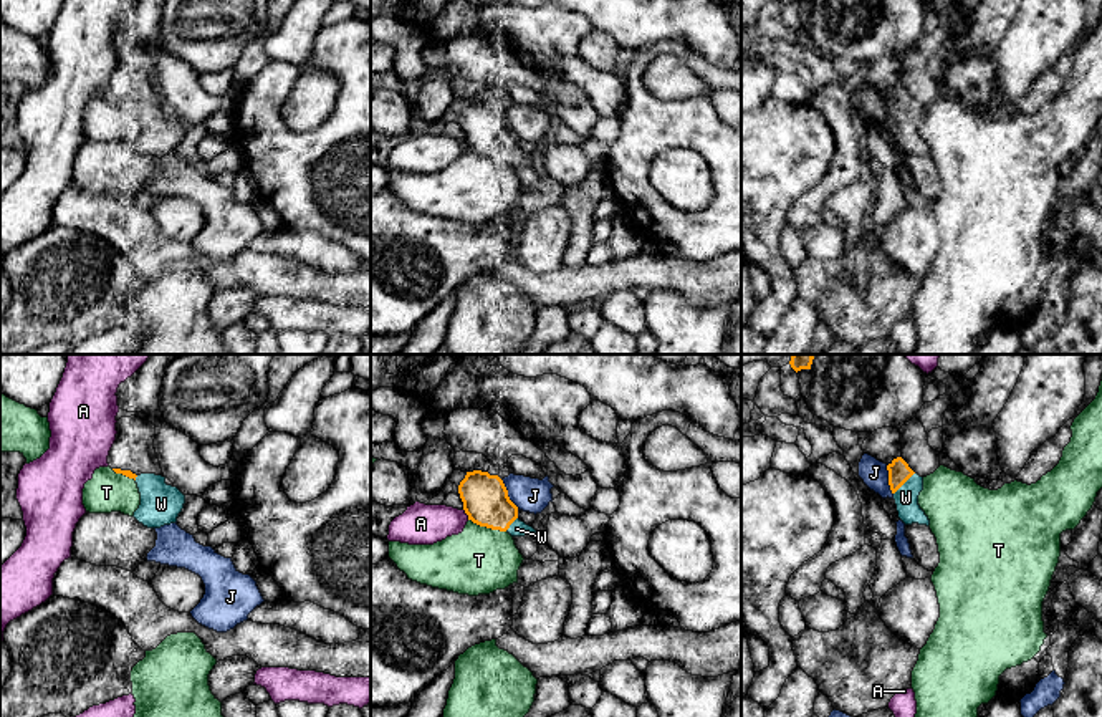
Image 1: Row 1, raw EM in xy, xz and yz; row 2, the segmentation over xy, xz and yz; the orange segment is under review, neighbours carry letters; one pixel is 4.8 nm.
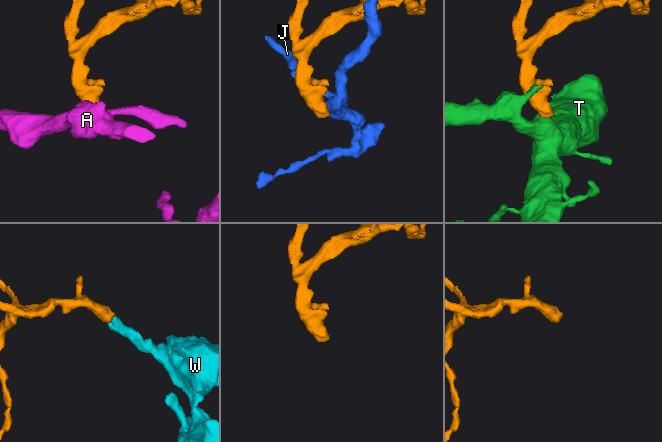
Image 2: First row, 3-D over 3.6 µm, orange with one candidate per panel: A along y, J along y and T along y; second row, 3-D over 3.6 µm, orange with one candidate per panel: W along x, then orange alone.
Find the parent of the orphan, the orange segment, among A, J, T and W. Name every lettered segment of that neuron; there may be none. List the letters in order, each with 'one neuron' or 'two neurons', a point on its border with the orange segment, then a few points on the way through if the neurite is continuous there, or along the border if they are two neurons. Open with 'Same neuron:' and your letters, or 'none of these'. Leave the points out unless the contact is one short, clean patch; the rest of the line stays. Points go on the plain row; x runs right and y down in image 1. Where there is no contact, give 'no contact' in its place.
Same neuron: W
A: two neurons | xz (465, 141) | along xz (464, 138), (469, 148)
J: two neurons | yz (889, 110)
T: two neurons | xz (487, 156)
W: one neuron | yz (904, 111)

